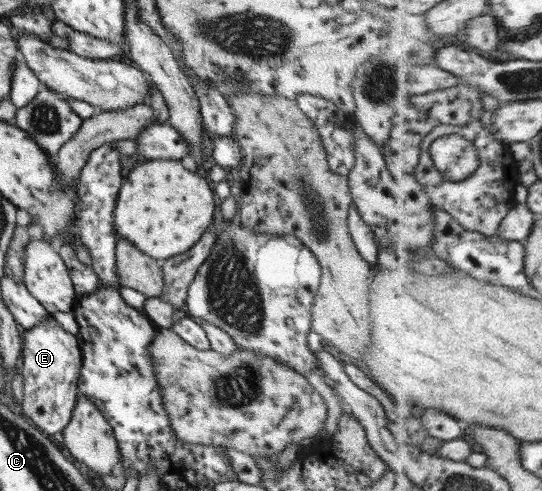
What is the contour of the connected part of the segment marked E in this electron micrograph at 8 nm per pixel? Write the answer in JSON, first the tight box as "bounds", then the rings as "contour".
{"bounds":[21,319,81,436],"contour":[[[53,319],[38,322],[30,330],[21,330],[22,402],[21,414],[47,436],[61,433],[68,424],[74,408],[78,390],[77,380],[81,365],[81,354],[77,338],[62,330]]]}

